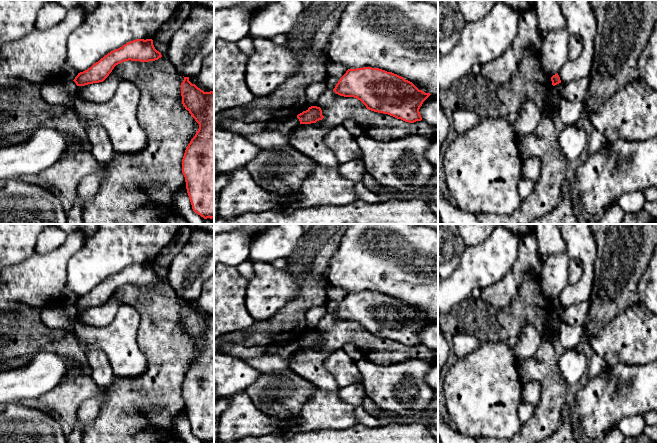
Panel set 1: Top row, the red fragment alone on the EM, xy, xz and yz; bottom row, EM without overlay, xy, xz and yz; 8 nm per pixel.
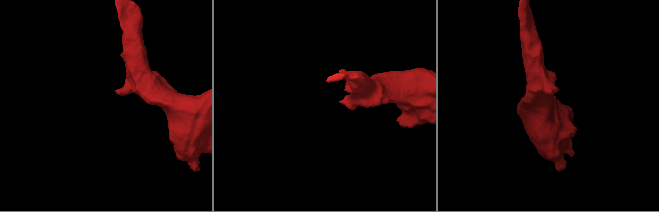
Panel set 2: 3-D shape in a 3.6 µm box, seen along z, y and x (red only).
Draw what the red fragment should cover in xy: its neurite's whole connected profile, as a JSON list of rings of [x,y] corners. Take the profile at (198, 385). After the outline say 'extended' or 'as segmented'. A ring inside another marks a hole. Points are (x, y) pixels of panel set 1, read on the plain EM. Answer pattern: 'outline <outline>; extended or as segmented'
outline [[[184,301],[181,307],[182,328],[199,348],[199,353],[186,371],[182,383],[182,397],[187,417],[195,437],[214,442],[214,316],[204,316]]]; as segmented

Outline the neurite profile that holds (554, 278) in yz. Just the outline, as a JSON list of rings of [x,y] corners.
[[[567,253],[542,256],[542,274],[540,278],[544,296],[552,301],[557,298],[562,290],[569,286]]]

